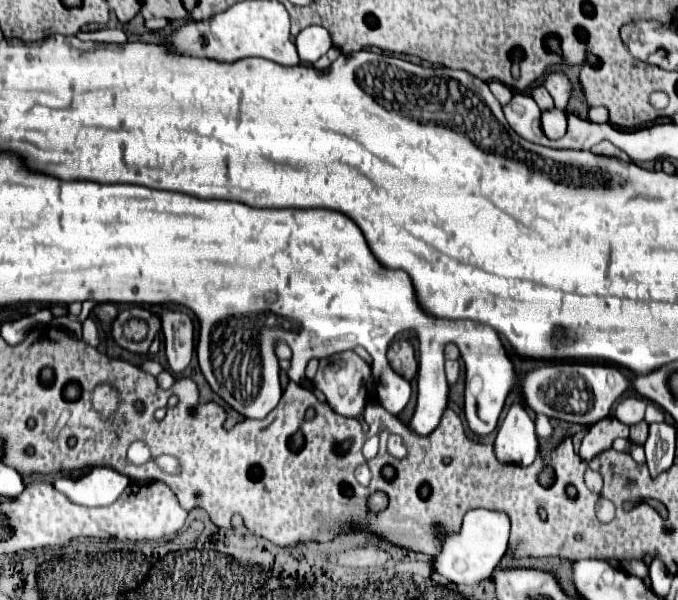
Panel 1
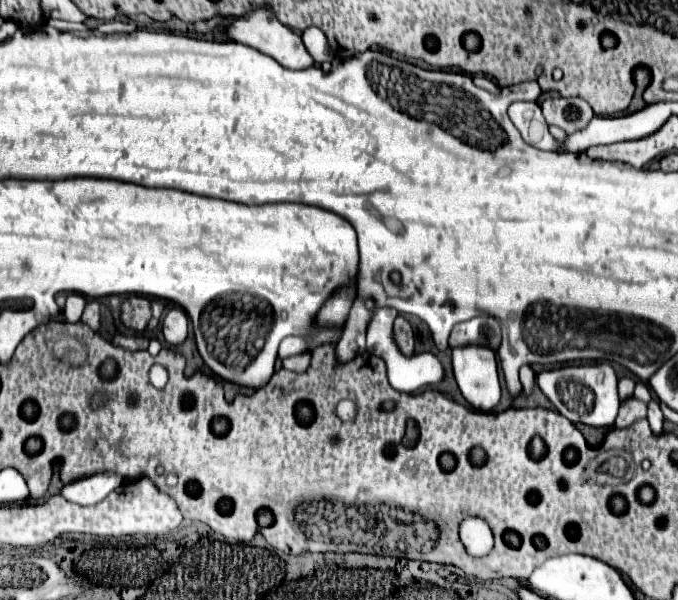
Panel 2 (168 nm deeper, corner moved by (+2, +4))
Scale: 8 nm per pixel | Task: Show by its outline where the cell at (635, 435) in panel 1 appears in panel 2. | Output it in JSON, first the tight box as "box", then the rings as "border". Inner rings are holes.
{"box":[615,398,647,428],"border":[[[631,398],[629,402],[621,404],[619,416],[615,420],[615,426],[617,428],[629,428],[631,424],[635,424],[641,418],[647,418],[647,406],[643,402],[639,402],[637,398]]]}

